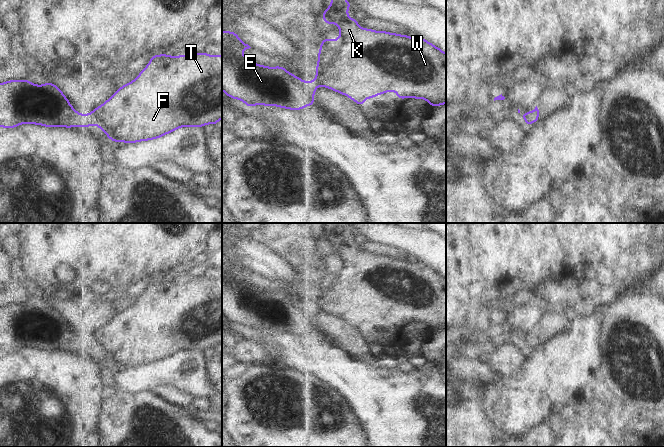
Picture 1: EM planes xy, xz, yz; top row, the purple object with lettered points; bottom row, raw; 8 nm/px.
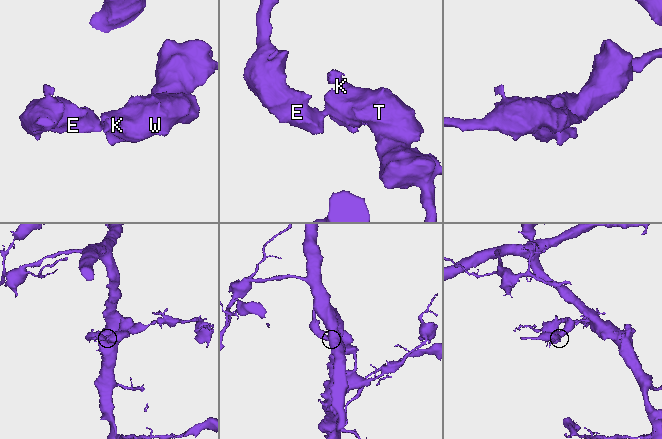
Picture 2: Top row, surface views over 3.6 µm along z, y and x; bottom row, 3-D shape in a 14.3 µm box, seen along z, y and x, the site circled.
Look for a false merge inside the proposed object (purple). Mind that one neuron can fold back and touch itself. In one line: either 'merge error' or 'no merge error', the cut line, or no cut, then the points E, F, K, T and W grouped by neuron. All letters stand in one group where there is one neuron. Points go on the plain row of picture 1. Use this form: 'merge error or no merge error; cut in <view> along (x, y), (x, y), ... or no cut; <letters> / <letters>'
merge error; cut in xy along (90, 337), (90, 342), (94, 347); E / F K T W

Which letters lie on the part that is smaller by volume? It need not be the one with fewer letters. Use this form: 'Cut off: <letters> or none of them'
Cut off: E

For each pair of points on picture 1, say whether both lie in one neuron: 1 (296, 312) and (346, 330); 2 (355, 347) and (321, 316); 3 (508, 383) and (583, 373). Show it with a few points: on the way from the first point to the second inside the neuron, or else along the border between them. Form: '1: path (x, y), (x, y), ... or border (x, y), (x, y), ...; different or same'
1: path (308, 317), (322, 320), (334, 327); same
2: path (347, 339), (329, 324); same
3: path (527, 383), (541, 383), (557, 373), (564, 373); same

